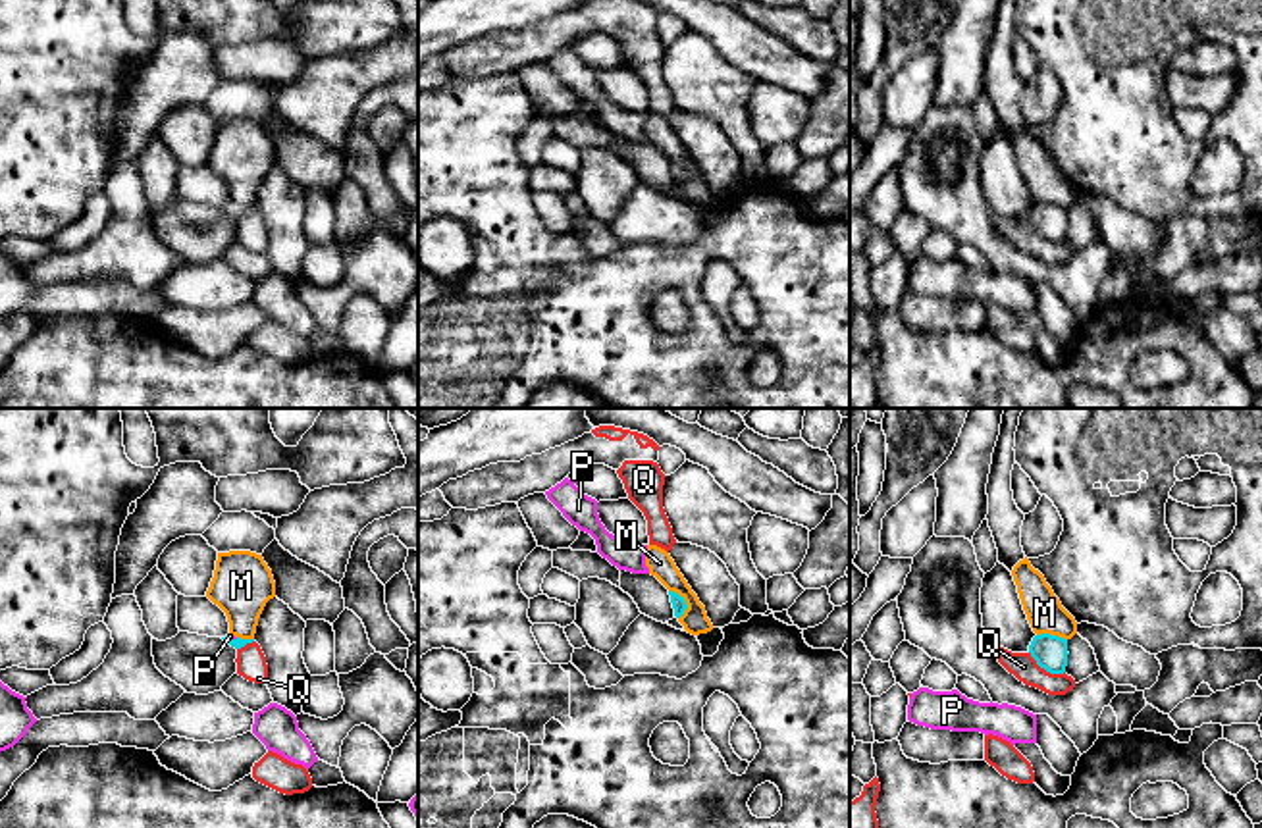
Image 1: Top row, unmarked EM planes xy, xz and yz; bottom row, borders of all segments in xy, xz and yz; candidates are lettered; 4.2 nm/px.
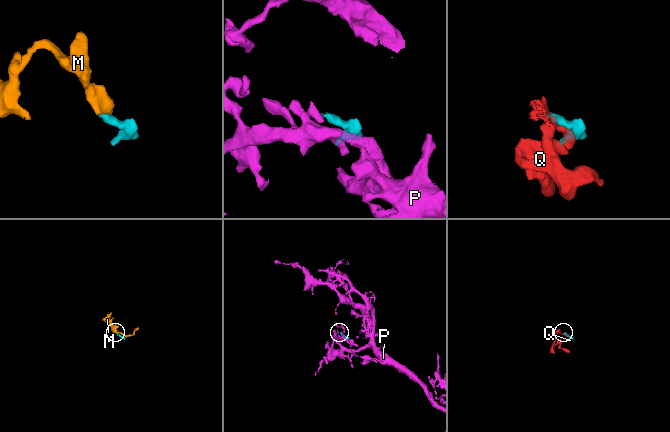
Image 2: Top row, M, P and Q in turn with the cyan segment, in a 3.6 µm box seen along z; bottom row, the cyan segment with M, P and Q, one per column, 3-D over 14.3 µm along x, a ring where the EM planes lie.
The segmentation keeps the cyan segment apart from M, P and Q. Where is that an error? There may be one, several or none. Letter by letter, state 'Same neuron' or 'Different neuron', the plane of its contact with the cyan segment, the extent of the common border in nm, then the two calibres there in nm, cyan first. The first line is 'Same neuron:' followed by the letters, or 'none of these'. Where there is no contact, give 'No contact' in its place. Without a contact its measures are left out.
Same neuron: P
M: Different neuron. Touches cyan in xz. Shared border 130 nm. Thickness 60 nm (cyan) against 110 nm
P: Same neuron. Touches cyan in xy. Shared border 60 nm. Thickness 50 nm (cyan) against 20 nm
Q: Different neuron. Touches cyan in yz. Shared border 180 nm. Thickness 140 nm (cyan) against 110 nm

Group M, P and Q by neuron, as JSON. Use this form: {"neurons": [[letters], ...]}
{"neurons": [["M", "Q"], ["P"]]}

